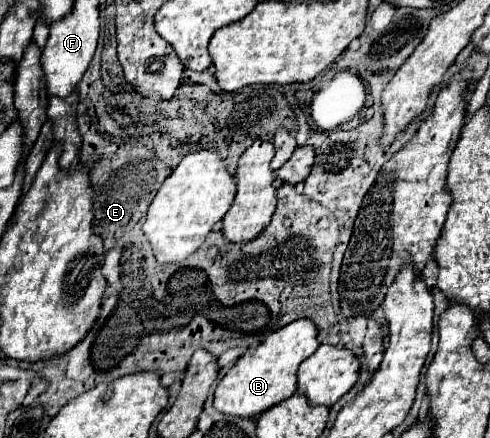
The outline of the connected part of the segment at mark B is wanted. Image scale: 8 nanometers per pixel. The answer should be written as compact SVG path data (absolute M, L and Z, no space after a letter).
M297 319L287 327L269 333L263 343L259 343L255 349L247 349L223 375L213 395L213 407L225 415L257 417L269 407L285 401L285 397L291 397L297 391L299 363L313 355L317 347L317 327L309 319Z

